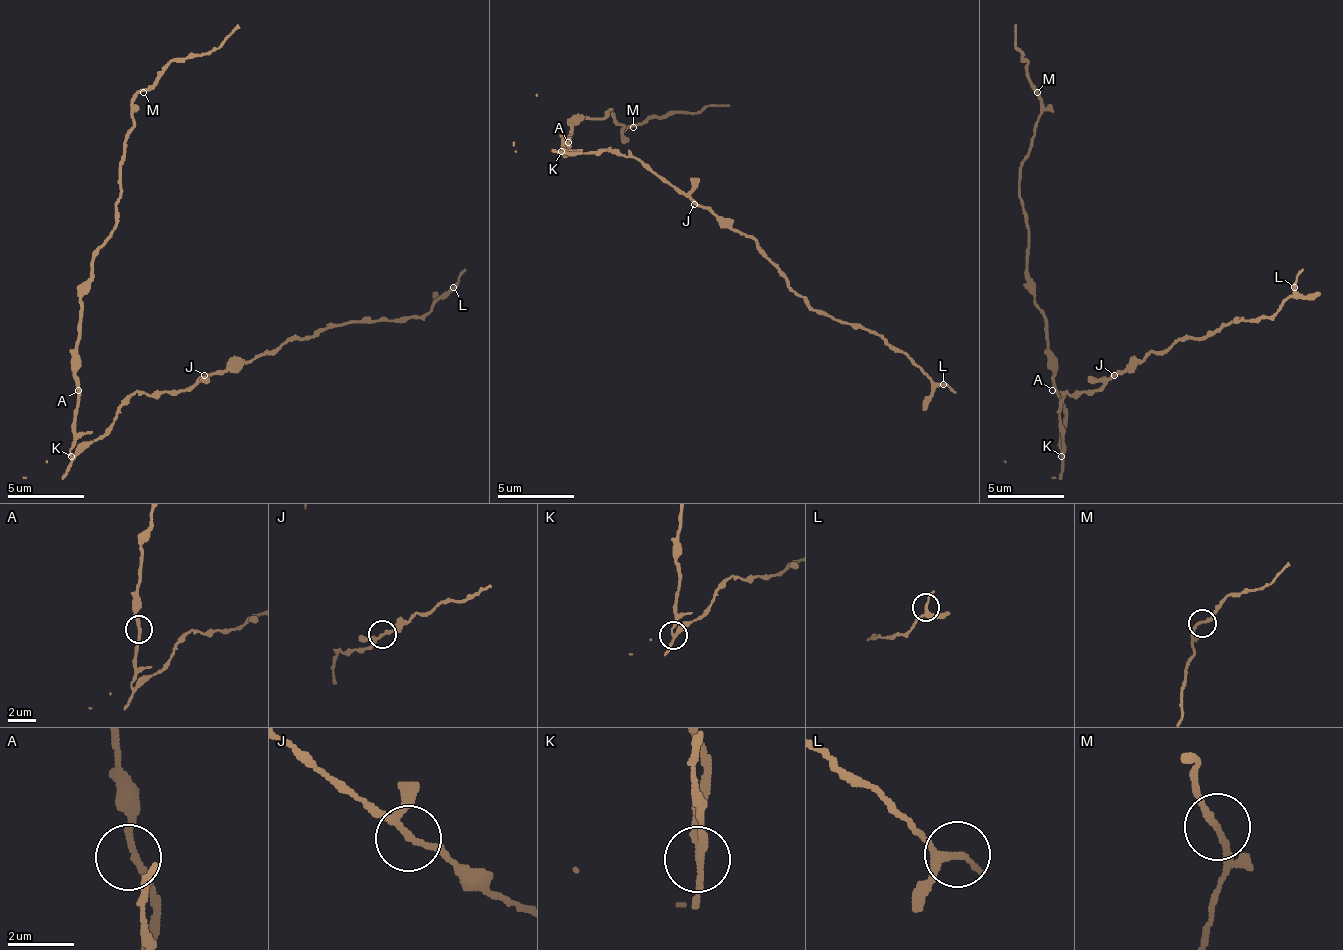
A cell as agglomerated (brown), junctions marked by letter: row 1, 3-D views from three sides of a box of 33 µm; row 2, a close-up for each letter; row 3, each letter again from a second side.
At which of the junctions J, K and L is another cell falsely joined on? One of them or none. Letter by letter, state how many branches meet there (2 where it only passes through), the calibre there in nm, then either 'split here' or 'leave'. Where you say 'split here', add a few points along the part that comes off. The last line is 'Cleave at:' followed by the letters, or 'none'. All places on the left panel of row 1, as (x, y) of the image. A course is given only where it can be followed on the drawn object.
J: 3 branches meet; 180 nm thick; leave
K: 3 branches meet; 180 nm thick; split here; foreign part runs (70, 455), (82, 283), (89, 275), (89, 260), (112, 229), (132, 99), (174, 61), (208, 53), (239, 23)
L: 3 branches meet; 160 nm thick; leave
Cleave at: K

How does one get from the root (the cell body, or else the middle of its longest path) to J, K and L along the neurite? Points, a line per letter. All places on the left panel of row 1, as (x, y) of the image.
J: (93, 432), (101, 436), (112, 417), (135, 394), (178, 394), (189, 390), (204, 375)
K: (93, 432), (82, 432), (74, 440), (74, 452), (70, 455)
L: (93, 432), (101, 436), (135, 394), (189, 390), (208, 375), (235, 371), (327, 325), (422, 318), (453, 287)

